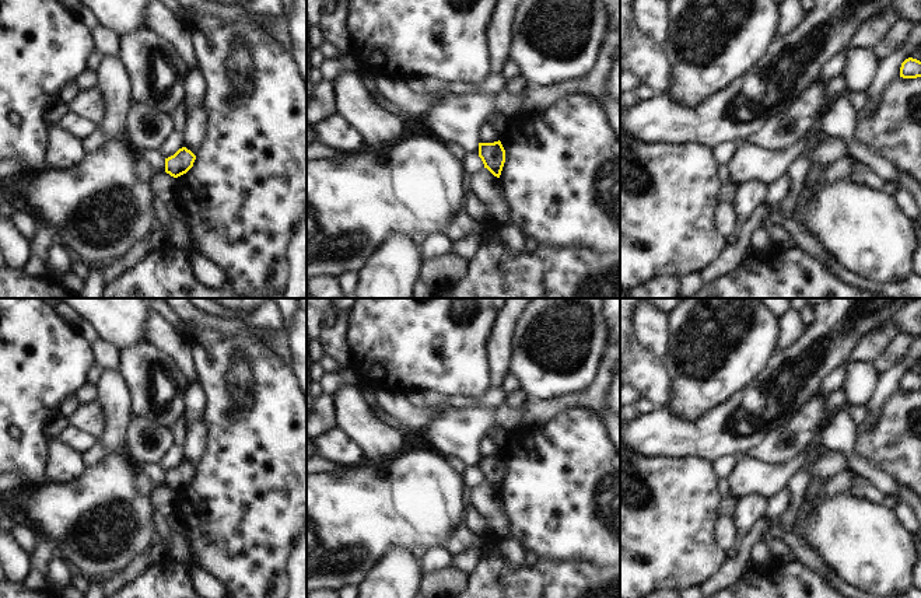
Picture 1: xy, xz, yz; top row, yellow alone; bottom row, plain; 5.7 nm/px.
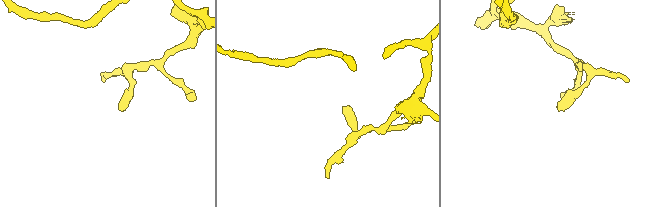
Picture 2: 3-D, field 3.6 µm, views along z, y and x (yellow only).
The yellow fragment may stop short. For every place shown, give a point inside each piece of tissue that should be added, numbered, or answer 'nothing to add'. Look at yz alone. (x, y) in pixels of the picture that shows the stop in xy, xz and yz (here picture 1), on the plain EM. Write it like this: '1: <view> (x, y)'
nothing to add

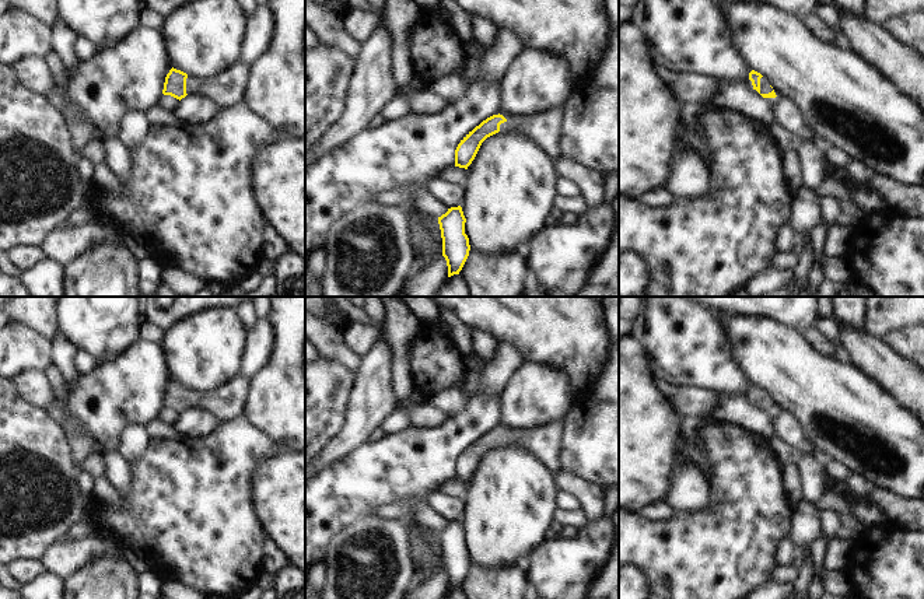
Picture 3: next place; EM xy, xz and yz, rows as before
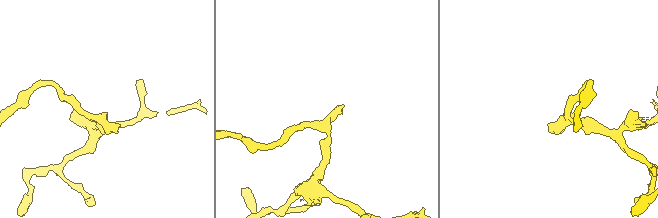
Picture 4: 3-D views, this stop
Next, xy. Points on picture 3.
1: xy (227, 402)

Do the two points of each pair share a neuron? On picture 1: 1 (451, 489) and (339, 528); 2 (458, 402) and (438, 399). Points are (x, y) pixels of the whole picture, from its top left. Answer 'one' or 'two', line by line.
1: one
2: one

